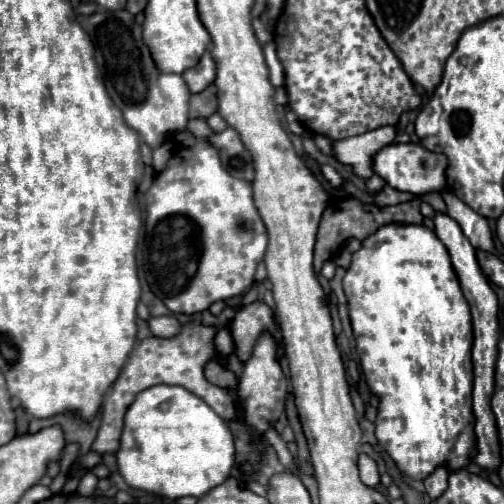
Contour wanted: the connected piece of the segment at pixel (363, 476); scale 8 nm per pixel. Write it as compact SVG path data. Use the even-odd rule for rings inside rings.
M360 454L360 456L358 456L358 470L360 470L360 480L362 480L366 486L376 486L376 484L380 482L376 462L374 462L370 456L366 456L366 454Z

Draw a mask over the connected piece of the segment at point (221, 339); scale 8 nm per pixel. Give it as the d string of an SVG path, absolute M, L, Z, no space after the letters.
M226 328L216 332L216 336L214 336L214 348L218 348L218 350L232 350L234 348L232 336L230 336L230 332Z

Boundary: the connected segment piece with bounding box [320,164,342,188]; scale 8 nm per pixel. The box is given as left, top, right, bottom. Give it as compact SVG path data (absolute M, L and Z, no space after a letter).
M322 164L322 174L324 174L324 178L334 186L334 188L340 188L342 186L342 176L330 166L330 164Z

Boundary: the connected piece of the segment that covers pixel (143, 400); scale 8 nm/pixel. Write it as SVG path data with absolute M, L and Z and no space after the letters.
M158 384L142 390L128 408L116 458L122 478L132 488L146 490L170 500L182 496L200 498L230 476L230 470L234 466L234 438L228 424L196 394L188 392L182 386Z

